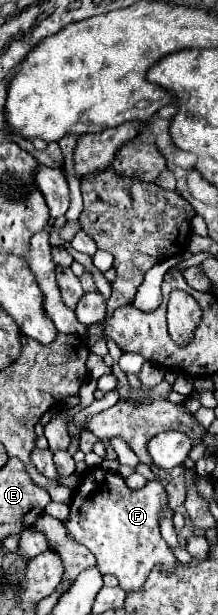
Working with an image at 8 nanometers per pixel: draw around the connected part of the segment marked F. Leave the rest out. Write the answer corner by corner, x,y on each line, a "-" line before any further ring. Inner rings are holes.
92,468
90,472
84,474
82,484
74,492
74,498
70,504
70,518
66,522
66,528
68,528
68,534
76,542
84,544
96,556
96,566
102,574
114,574
118,578
122,590
134,592
134,590
142,588
142,582
146,582
146,578
156,562
164,564
164,570
174,570
174,566
178,562
174,558
174,554
170,552
170,546
160,536
158,512
164,506
168,506
168,498
166,498
162,484
148,482
142,490
130,490
118,474
104,472
102,468

